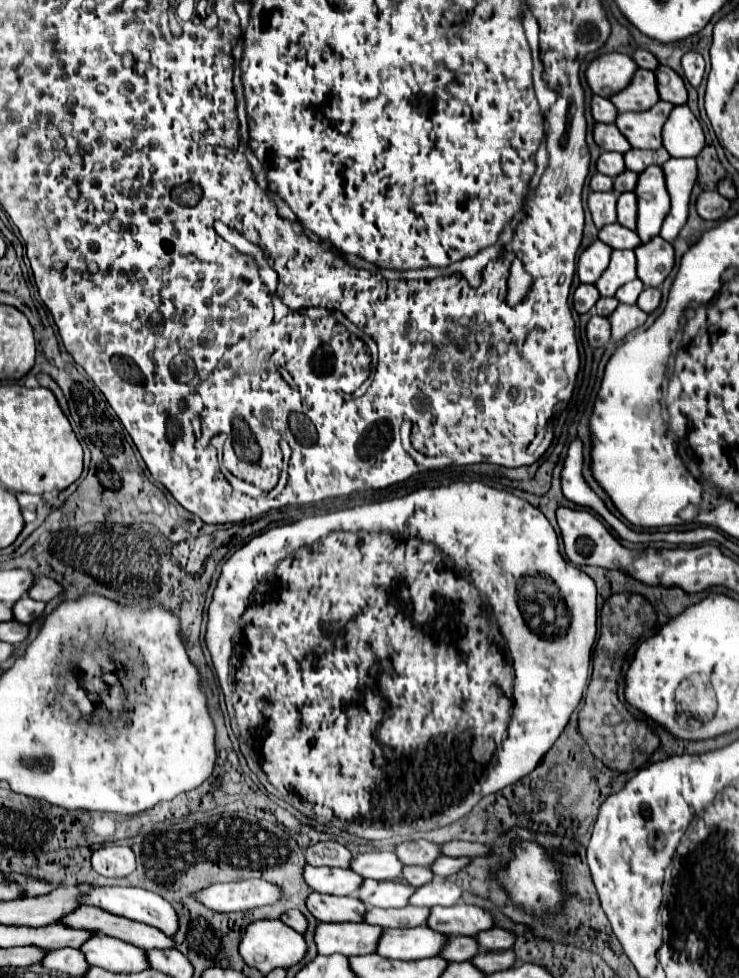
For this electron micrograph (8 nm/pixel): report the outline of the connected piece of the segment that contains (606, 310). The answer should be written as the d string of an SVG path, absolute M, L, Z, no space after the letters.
M599 298L595 304L595 312L599 316L611 316L611 312L617 308L617 300L615 298Z

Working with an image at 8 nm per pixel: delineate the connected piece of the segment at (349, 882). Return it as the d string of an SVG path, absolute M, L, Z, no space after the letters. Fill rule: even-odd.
M303 868L303 880L313 892L331 896L355 896L363 878L343 868Z

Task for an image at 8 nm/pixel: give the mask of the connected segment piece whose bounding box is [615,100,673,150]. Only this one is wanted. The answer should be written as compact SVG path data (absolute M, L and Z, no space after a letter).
M659 102L645 112L619 112L615 126L633 144L633 148L661 148L661 128L673 104Z

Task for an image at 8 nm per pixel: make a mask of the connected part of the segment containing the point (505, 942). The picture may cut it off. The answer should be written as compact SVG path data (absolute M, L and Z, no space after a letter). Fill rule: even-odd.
M489 928L489 930L483 930L475 936L477 944L479 944L479 950L509 950L515 942L515 936L505 932L505 930L499 930L499 928Z

